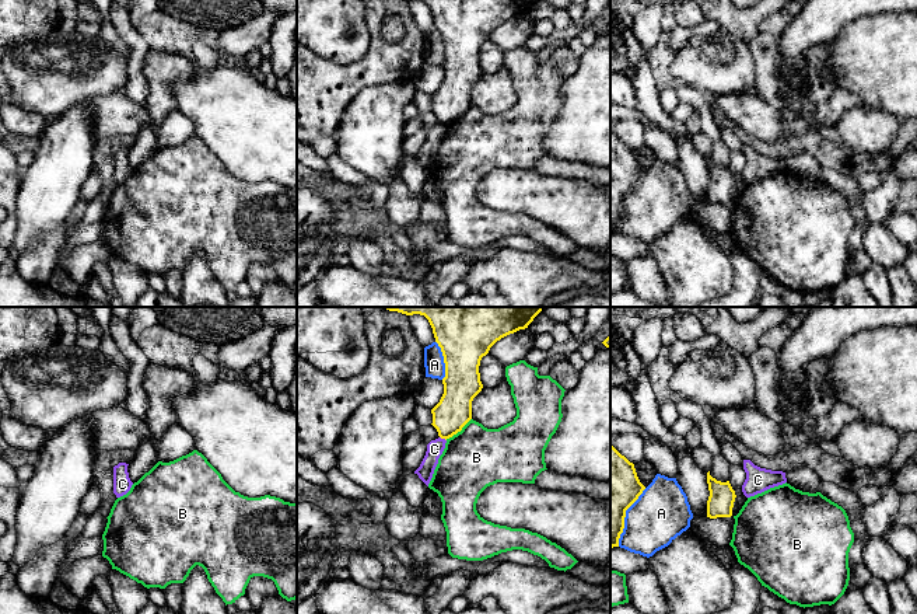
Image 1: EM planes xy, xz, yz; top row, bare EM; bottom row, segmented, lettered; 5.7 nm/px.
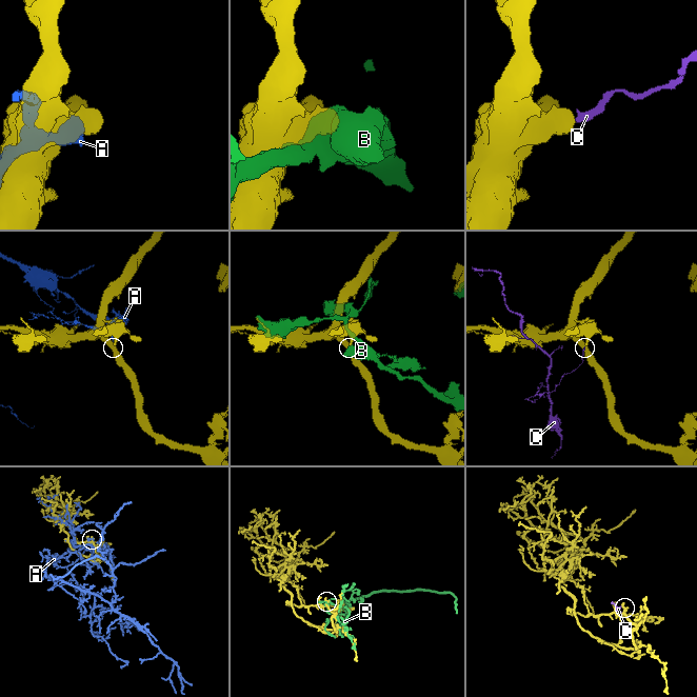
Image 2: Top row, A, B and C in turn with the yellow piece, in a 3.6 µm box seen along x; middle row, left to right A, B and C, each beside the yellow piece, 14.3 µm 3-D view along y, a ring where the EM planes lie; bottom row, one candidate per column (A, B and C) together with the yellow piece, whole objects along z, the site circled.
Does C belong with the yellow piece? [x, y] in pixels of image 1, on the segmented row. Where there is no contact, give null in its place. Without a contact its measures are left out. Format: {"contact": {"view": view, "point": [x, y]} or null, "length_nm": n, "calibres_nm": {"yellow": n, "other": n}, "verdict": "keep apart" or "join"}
{"contact": {"view": "xz", "point": [443, 438]}, "length_nm": 50, "calibres_nm": {"yellow": 200, "other": 100}, "verdict": "keep apart"}

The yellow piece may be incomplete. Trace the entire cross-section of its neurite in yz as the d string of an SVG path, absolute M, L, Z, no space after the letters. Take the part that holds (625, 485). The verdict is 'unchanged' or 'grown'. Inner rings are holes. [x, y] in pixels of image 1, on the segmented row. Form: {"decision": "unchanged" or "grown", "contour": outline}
{"decision": "unchanged", "contour": "M610 444L610 548L619 547L626 510L638 499L645 486L634 464Z"}

